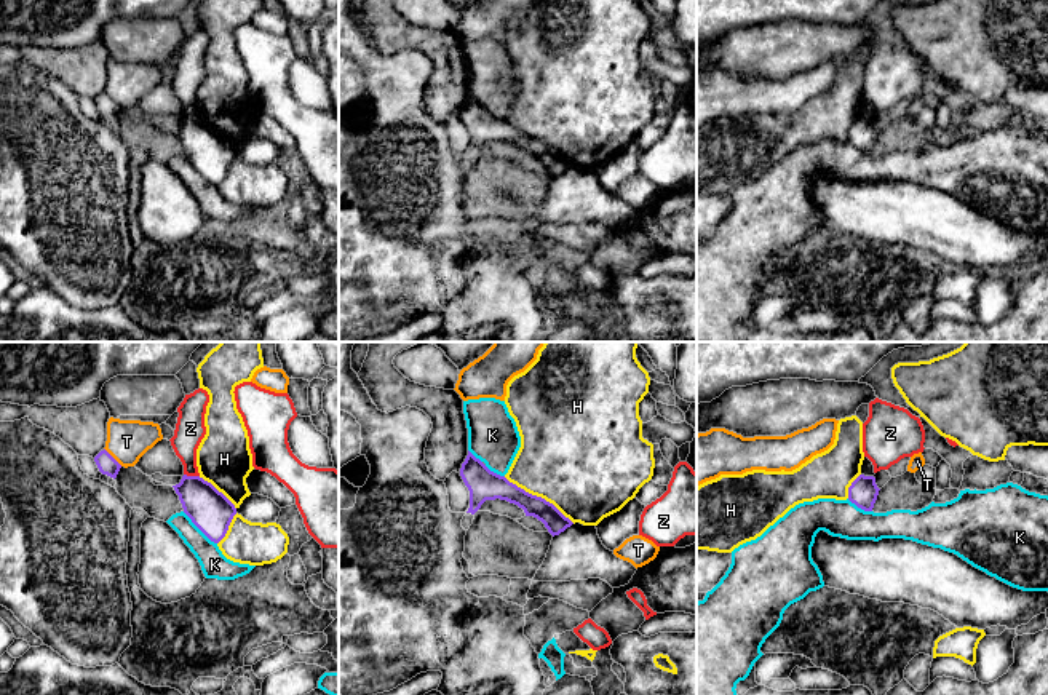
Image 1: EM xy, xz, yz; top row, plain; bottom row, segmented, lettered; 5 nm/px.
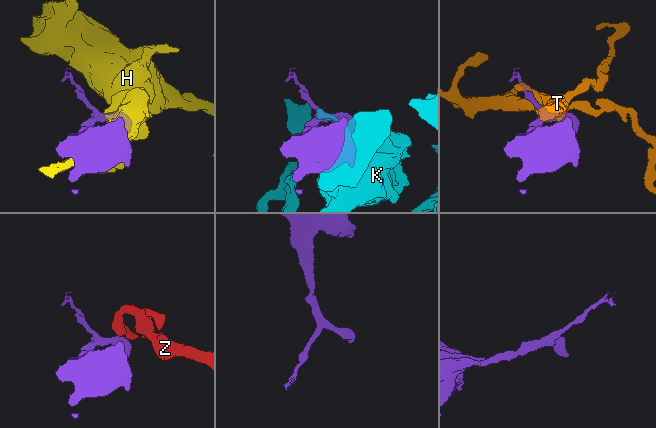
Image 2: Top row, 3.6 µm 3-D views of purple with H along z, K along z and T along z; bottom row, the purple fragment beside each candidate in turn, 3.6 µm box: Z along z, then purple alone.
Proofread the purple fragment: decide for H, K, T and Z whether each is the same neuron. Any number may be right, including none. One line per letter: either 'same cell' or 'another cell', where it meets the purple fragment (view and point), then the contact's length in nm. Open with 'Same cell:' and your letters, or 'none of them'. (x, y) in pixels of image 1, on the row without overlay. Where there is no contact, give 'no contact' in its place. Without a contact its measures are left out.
Same cell: none of them
H: another cell; meets purple in xz at (539, 139); contact 420 nm long
K: another cell; meets purple in xy at (200, 171); contact 240 nm long
T: another cell; meets purple in xy at (112, 99); contact 130 nm long
Z: another cell; meets purple in xy at (192, 119); contact 80 nm long

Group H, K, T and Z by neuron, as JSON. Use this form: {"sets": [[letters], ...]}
{"sets": [["H"], ["K"], ["T"], ["Z"]]}

